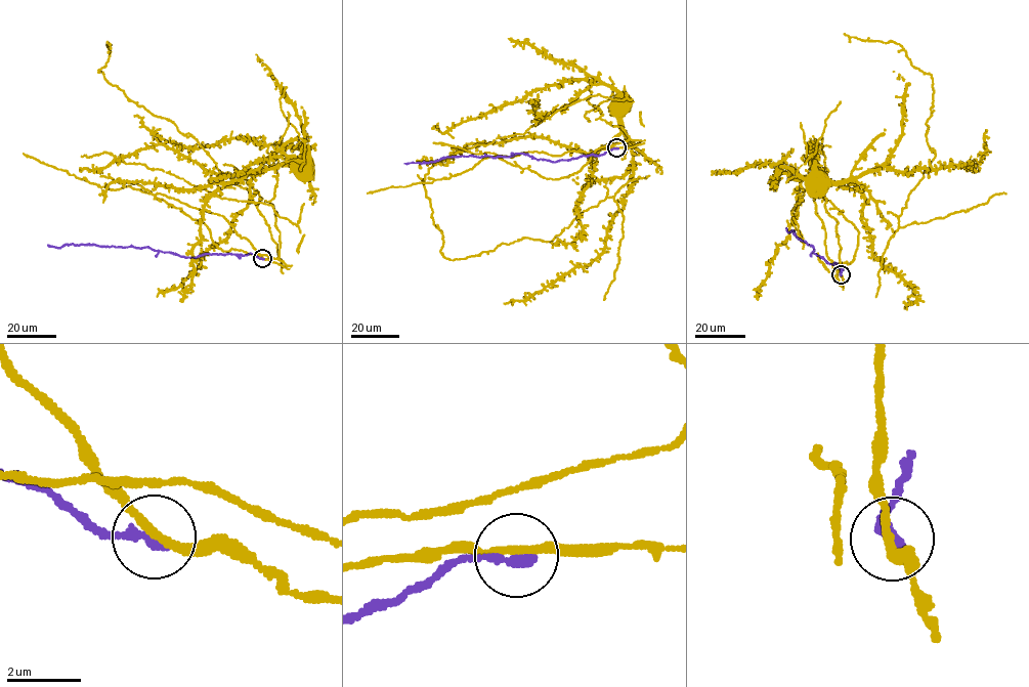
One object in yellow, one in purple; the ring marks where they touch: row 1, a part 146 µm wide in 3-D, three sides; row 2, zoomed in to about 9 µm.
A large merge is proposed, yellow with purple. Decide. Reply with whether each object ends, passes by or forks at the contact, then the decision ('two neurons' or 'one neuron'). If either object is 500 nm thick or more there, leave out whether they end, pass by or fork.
yellow passes by | purple ends | two neurons

